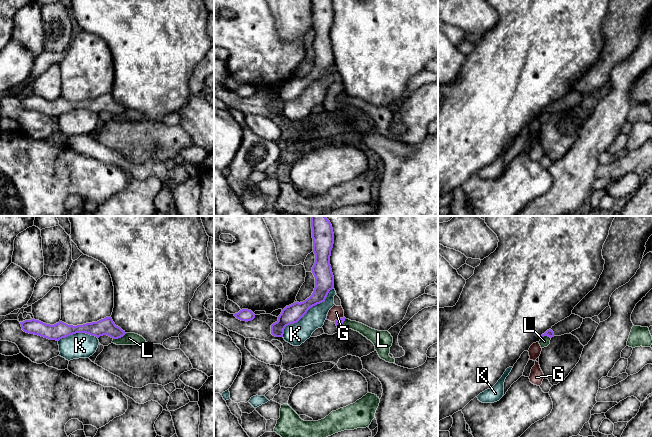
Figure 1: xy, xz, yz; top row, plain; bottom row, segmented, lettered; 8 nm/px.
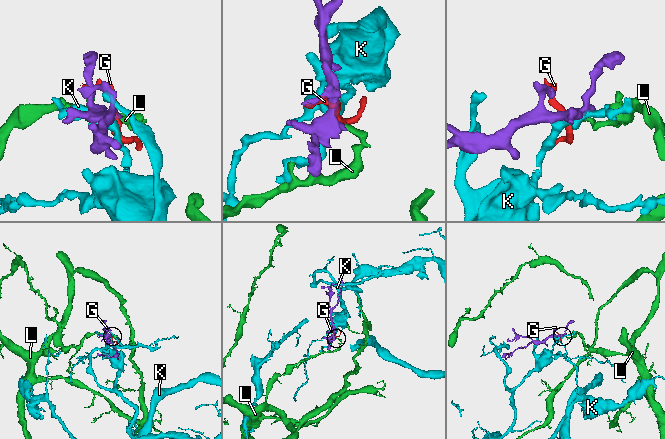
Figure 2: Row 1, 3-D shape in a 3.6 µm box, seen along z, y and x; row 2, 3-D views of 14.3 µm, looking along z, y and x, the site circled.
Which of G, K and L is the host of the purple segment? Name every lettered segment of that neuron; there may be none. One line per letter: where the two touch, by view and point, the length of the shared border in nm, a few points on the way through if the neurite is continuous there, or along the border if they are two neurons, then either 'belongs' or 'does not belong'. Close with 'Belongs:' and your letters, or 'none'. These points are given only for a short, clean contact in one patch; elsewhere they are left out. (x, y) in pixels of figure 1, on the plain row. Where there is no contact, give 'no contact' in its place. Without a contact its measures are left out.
G: xz (338, 95) | 90 nm | does not belong
K: xz (306, 88) | 550 nm | does not belong
L: xy (119, 113) | 120 nm | along xy (126, 109), (113, 115) | does not belong
Belongs: none

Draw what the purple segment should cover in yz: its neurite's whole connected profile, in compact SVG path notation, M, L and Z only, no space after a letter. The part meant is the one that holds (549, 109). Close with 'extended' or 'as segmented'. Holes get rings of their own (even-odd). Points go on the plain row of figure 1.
M571 90L569 93L552 102L551 105L547 106L544 110L542 110L542 113L548 112L552 114L554 112L569 110L572 107L580 104L582 98L583 94L578 91Z | extended

